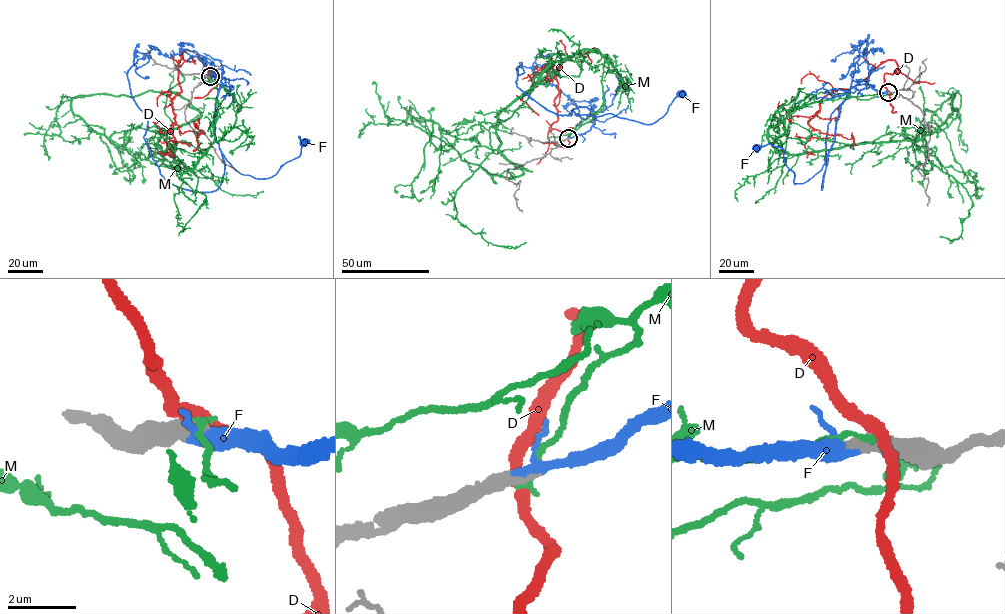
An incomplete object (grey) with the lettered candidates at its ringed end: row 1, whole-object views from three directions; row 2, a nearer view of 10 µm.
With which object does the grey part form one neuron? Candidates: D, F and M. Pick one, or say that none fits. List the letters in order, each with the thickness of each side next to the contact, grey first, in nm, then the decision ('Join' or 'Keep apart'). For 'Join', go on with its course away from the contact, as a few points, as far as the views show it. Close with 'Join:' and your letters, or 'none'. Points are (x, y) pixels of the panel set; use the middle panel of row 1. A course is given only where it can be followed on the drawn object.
D: Thickness 500 nm (grey) against 340 nm. Keep apart
F: Thickness 440 nm (grey) against 240 nm. Join. Its course: (568, 138), (594, 123), (594, 112), (575, 108), (578, 115), (609, 113), (652, 124), (682, 93)
M: Thickness 440 nm (grey) against 190 nm. Keep apart
Join: F

